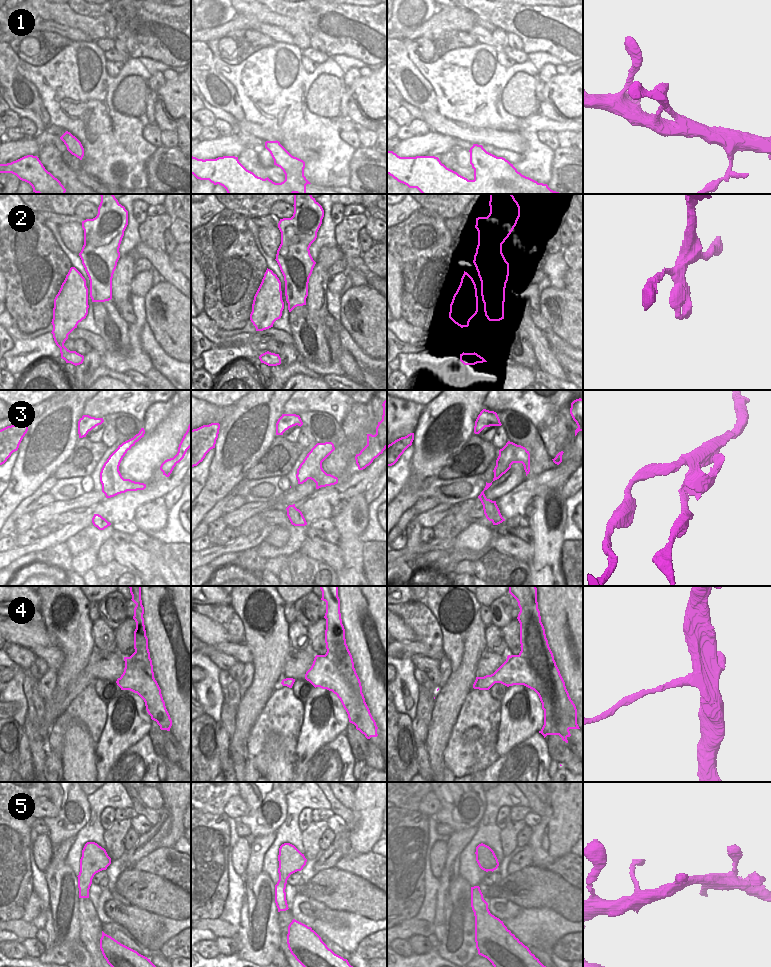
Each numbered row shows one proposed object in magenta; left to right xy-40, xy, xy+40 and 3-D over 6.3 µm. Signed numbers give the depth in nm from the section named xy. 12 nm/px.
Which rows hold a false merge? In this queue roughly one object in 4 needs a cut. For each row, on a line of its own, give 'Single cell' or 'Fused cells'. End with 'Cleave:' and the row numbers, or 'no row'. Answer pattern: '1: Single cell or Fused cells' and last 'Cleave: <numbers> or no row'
1: Single cell
2: Single cell
3: Fused cells
4: Fused cells
5: Single cell
Cleave: 3, 4.

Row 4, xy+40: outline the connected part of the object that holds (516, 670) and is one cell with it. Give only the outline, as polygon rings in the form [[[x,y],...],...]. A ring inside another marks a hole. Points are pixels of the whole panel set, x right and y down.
[[[508,655],[506,661],[491,675],[476,677],[473,684],[474,689],[489,690],[495,683],[501,683],[507,687],[513,685],[524,685],[534,690],[542,703],[542,709],[549,713],[551,726],[556,726],[559,722],[557,716],[559,712],[554,709],[554,698],[544,690],[541,683],[534,682],[536,674],[530,665],[530,660],[520,655]]]

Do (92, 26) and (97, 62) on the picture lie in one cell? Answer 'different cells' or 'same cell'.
different cells

